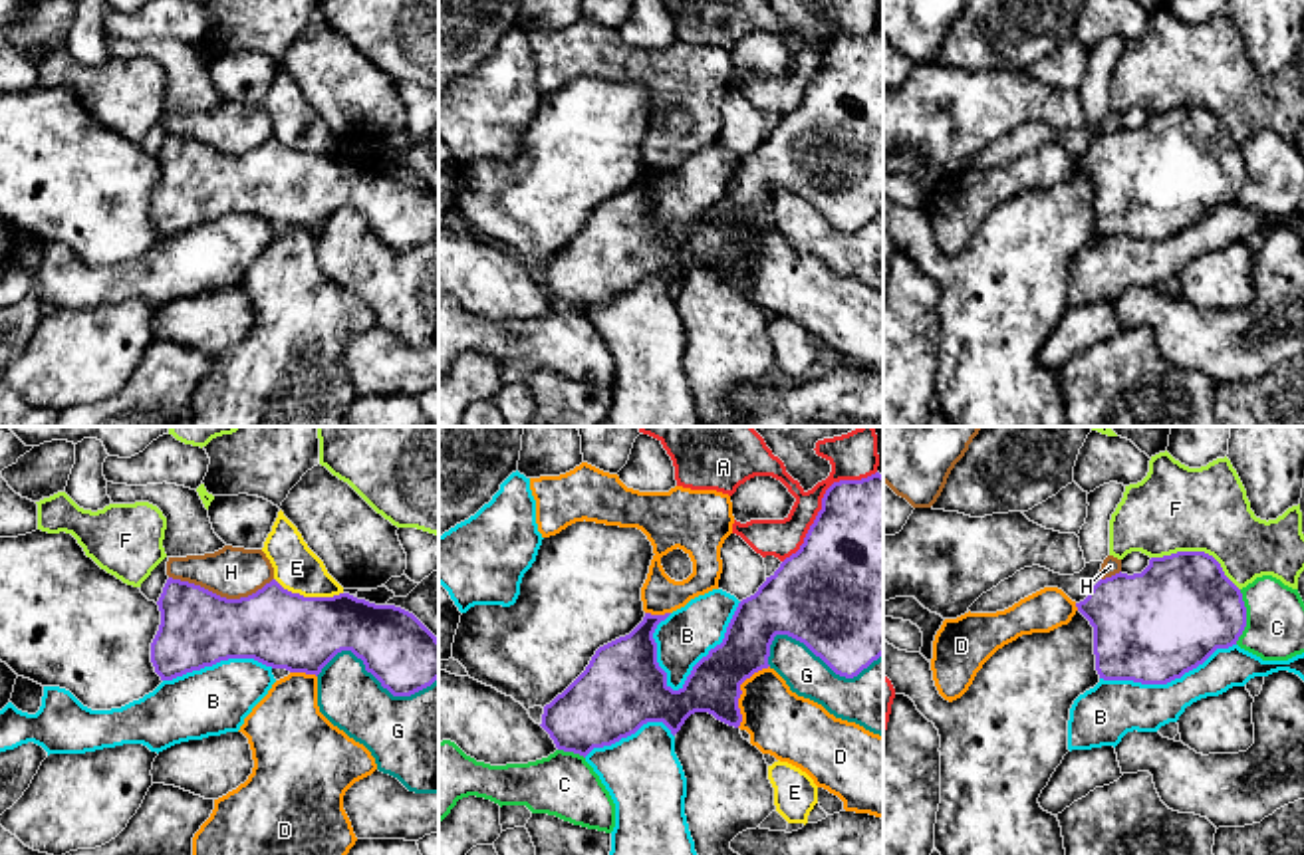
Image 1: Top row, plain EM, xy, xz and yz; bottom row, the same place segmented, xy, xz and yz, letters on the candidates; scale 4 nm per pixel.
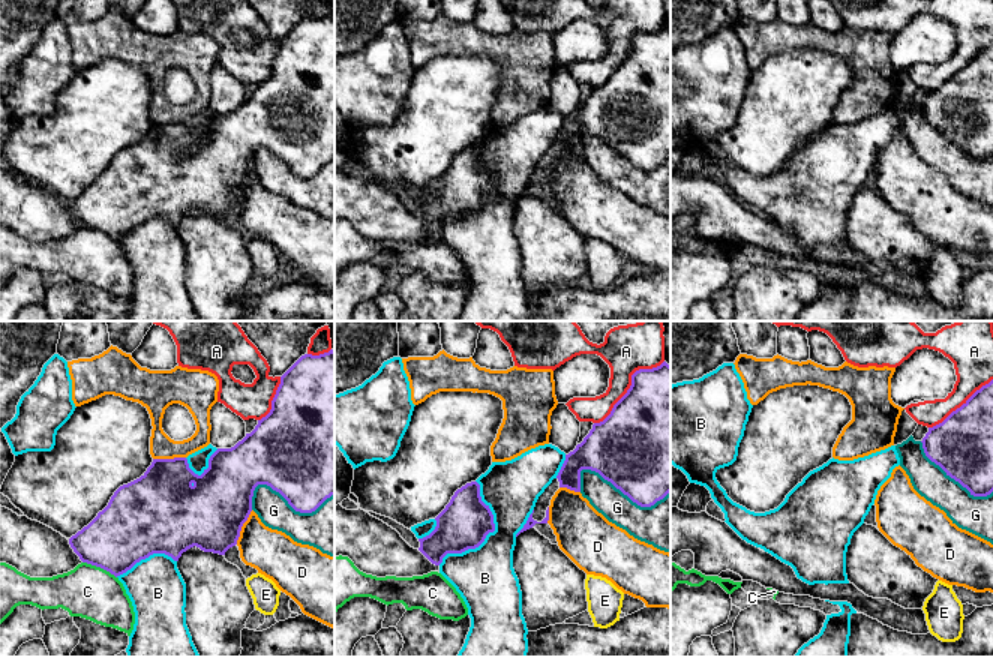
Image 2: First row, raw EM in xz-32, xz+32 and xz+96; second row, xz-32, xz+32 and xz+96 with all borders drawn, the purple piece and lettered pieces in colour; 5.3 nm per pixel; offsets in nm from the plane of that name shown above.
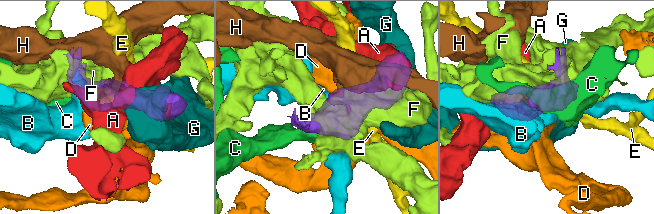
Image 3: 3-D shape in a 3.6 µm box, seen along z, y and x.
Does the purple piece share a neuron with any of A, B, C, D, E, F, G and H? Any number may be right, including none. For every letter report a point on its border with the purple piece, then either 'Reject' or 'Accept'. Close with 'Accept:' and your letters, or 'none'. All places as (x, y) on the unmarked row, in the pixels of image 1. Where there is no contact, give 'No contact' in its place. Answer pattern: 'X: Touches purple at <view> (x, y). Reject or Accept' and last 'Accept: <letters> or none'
A: Touches purple at xz (822, 58). Reject
B: Touches purple at xz (711, 205). Reject
C: Touches purple at yz (1245, 173). Reject
D: Touches purple at xz (741, 248). Reject
E: Touches purple at xy (308, 153). Reject
F: Touches purple at yz (1199, 108). Reject
G: Touches purple at xz (814, 209). Reject
H: Touches purple at xy (219, 151). Reject
Accept: none

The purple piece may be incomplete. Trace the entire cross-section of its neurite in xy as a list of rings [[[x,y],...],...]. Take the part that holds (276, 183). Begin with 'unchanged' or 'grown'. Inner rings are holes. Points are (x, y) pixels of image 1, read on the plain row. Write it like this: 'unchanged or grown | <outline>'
unchanged | [[[169,133],[157,161],[161,181],[151,198],[151,218],[161,236],[228,214],[254,214],[272,224],[318,232],[341,206],[361,214],[365,226],[393,252],[411,252],[439,234],[439,194],[413,169],[349,149],[304,153],[272,135],[248,153],[226,155],[200,141]]]

